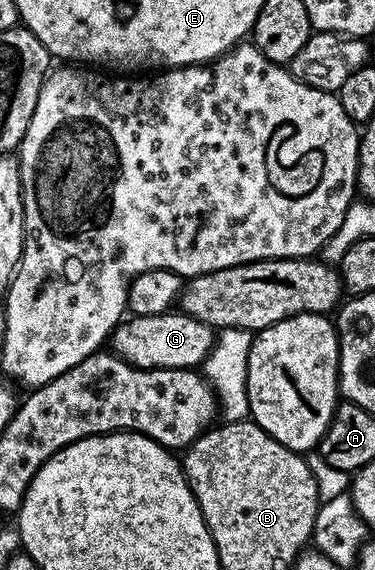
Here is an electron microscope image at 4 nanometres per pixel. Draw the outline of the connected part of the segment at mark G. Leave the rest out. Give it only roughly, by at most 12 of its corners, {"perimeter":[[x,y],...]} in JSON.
{"perimeter":[[181,311],[129,316],[111,352],[139,369],[196,369],[214,329]]}

